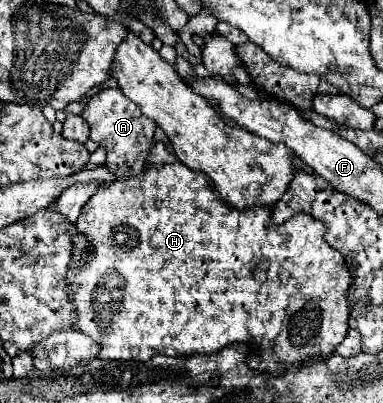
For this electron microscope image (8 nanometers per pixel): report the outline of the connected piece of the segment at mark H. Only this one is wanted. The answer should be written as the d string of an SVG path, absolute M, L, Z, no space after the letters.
M156 141L152 145L152 151L148 155L146 167L140 175L130 179L118 179L114 183L104 183L98 187L98 191L88 199L88 203L82 207L82 213L76 221L78 237L74 247L74 259L68 269L68 283L72 283L72 297L76 303L76 309L80 311L76 329L96 339L96 343L102 345L100 359L116 359L116 361L148 361L158 353L180 357L180 355L210 355L218 353L230 343L256 343L260 349L250 357L250 367L270 373L270 375L282 375L292 365L300 365L304 361L310 361L314 357L326 359L334 353L334 347L344 339L348 333L348 317L350 317L350 305L348 305L348 287L352 285L352 275L348 265L344 263L344 255L330 247L324 241L324 235L328 231L326 223L320 219L298 213L284 221L282 225L276 225L272 219L270 207L248 207L244 211L238 211L236 207L228 205L220 195L216 195L214 187L210 189L208 177L200 171L188 169L176 159L174 153L166 149L162 141Z

